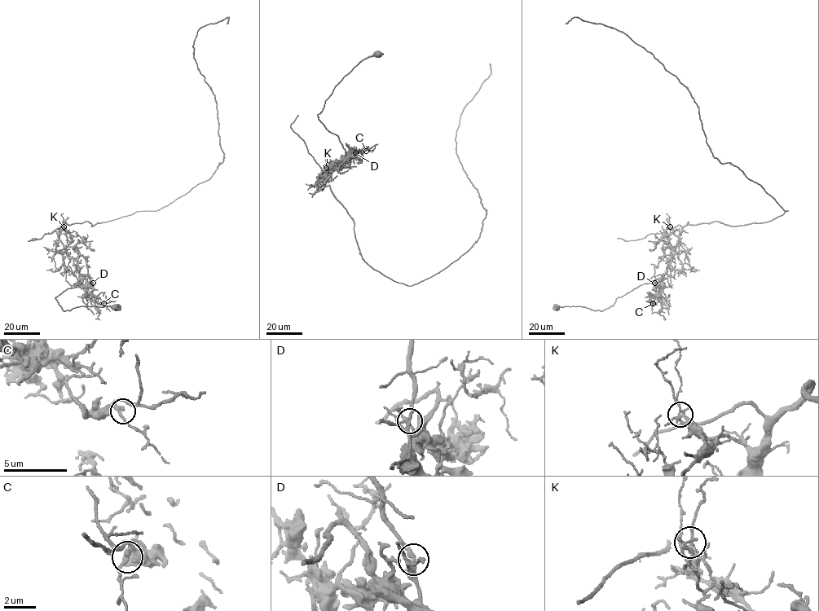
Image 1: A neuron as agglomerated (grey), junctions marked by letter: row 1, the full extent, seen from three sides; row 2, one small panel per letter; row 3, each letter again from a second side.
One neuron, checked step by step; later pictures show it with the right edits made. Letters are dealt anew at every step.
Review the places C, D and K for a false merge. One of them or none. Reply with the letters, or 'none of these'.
D

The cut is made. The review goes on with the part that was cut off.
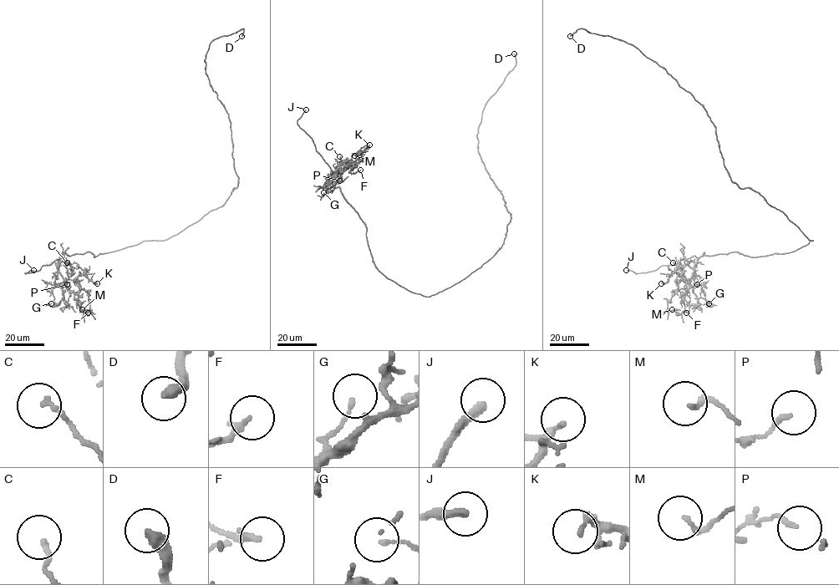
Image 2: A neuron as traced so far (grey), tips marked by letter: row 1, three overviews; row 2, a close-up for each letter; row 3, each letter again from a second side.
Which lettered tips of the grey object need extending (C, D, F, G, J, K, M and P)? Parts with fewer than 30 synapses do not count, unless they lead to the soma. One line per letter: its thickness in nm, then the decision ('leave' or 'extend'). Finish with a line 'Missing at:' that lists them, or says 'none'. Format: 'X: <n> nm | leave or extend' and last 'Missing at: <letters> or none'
C: 160 nm | leave
D: 380 nm | extend
F: 200 nm | leave
G: 110 nm | leave
J: 280 nm | extend
K: 170 nm | leave
M: 150 nm | leave
P: 140 nm | leave
Missing at: D, J

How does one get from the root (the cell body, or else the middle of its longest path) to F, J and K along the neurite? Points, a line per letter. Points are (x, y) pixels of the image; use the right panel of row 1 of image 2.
F: (783, 212), (813, 240), (795, 251), (765, 256), (704, 253), (683, 295), (689, 306), (686, 312)
J: (783, 212), (813, 240), (786, 253), (756, 256), (737, 251), (704, 253), (646, 272), (626, 270)
K: (783, 212), (813, 240), (795, 251), (765, 256), (704, 253), (697, 261), (690, 261), (661, 283)

